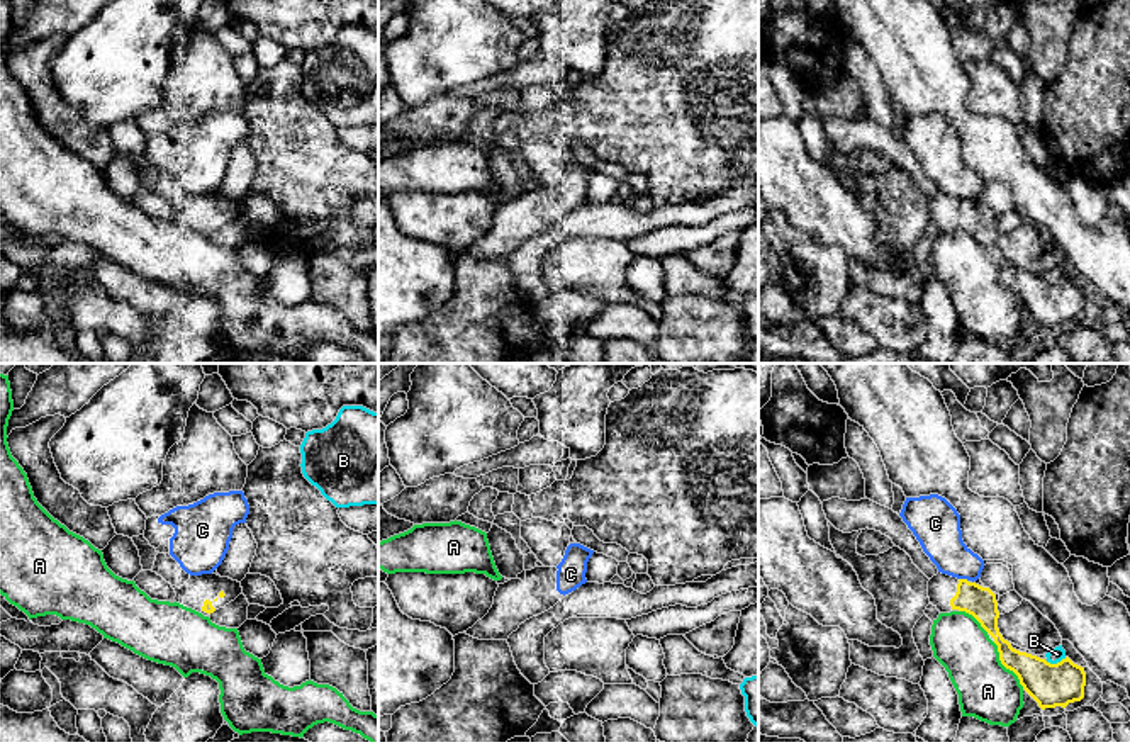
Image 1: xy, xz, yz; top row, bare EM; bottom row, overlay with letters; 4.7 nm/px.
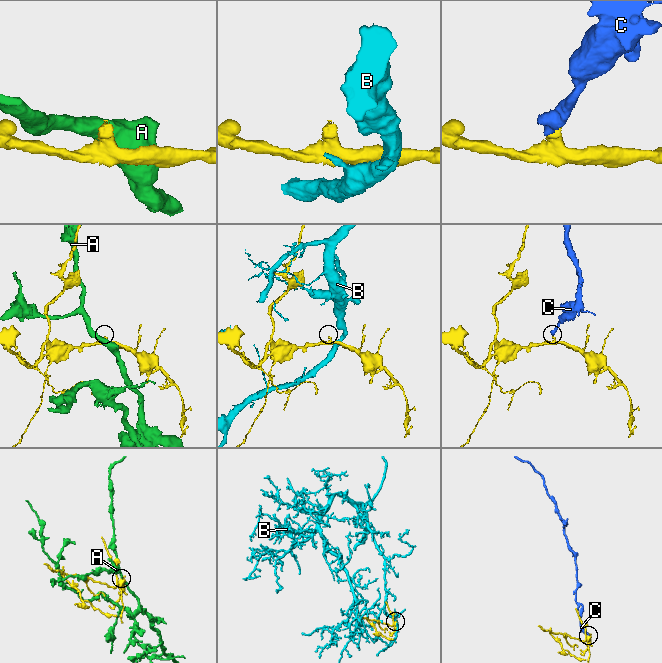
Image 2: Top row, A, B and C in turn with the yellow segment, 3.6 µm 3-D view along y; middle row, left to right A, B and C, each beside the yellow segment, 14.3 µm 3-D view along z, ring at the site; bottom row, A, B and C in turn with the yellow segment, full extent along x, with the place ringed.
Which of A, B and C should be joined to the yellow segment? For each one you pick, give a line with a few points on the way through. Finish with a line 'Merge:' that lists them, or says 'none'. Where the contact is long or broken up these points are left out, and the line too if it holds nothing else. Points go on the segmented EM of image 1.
Merge: none

